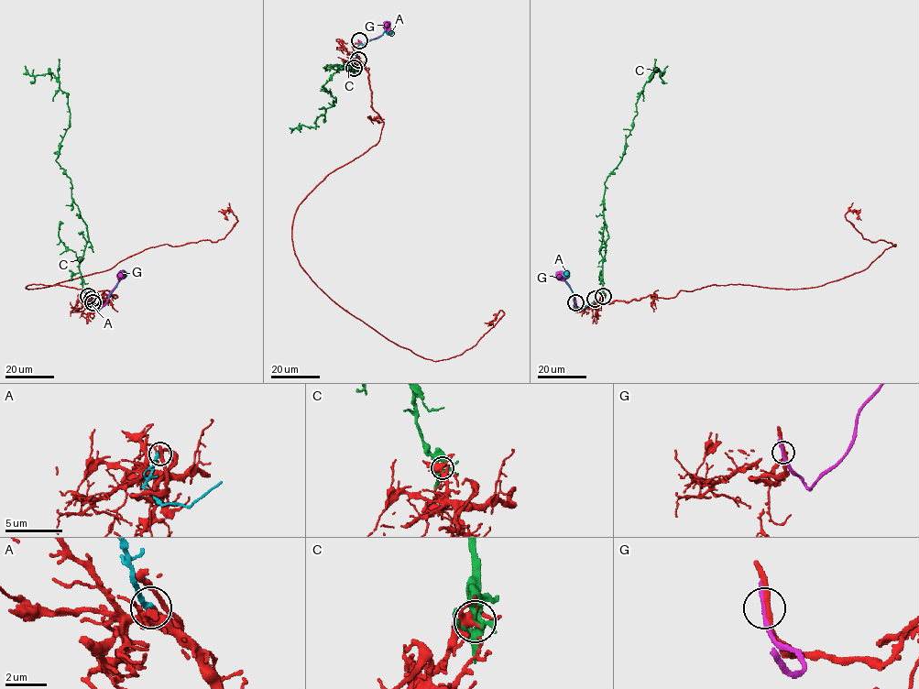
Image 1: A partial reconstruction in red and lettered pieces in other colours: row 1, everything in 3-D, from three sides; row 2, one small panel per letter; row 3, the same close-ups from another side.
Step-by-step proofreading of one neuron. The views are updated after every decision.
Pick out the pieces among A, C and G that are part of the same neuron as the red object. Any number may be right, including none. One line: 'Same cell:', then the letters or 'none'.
Same cell: none

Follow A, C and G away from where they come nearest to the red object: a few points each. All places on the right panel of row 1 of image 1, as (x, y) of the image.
A: (595, 300), (579, 310), (576, 308), (573, 292), (565, 281), (568, 269)
C: (602, 296), (608, 235), (604, 183), (621, 159), (639, 93), (650, 75), (660, 71), (661, 76), (668, 66)
G: (575, 302), (578, 310), (574, 302), (571, 288), (555, 272)

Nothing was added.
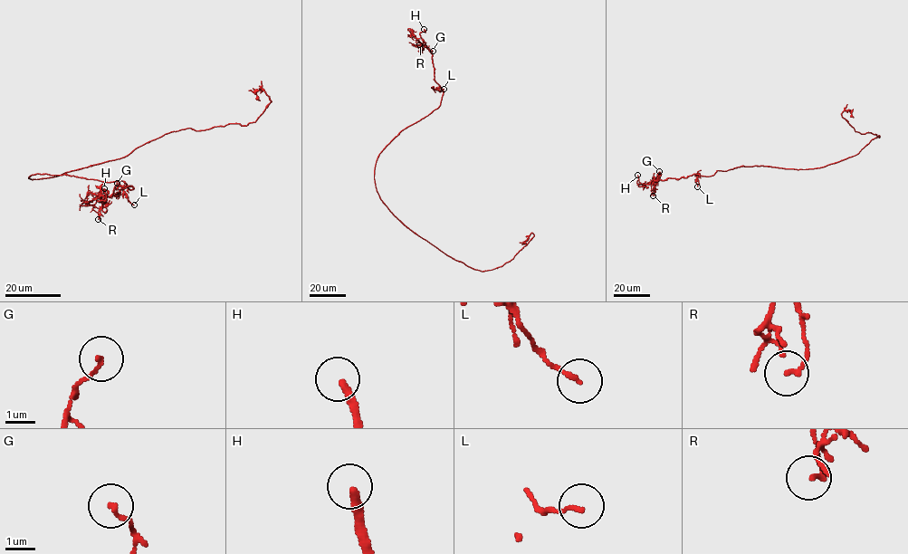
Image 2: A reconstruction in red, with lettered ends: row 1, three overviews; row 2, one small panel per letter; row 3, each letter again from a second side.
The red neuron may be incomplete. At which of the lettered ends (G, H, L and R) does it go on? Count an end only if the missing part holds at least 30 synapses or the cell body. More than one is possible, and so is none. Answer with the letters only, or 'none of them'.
H

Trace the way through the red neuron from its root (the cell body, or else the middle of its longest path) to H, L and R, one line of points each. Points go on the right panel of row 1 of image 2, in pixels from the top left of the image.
H: (809, 168), (740, 166), (718, 170), (709, 176), (692, 174), (653, 180), (649, 184), (640, 184), (637, 175)
L: (809, 168), (740, 166), (718, 170), (709, 176), (699, 174), (697, 186)
R: (809, 168), (740, 166), (718, 170), (709, 176), (692, 174), (679, 179), (667, 178), (654, 182), (653, 195)

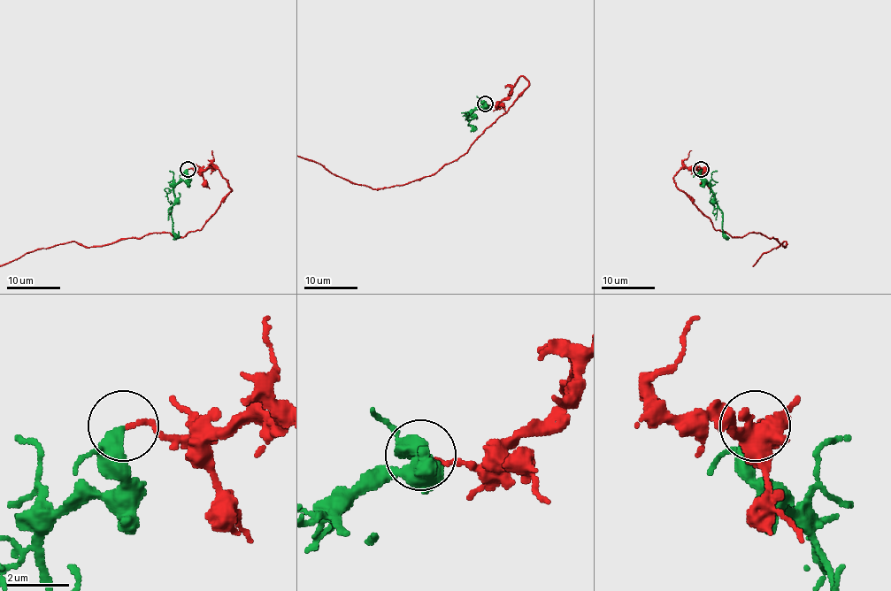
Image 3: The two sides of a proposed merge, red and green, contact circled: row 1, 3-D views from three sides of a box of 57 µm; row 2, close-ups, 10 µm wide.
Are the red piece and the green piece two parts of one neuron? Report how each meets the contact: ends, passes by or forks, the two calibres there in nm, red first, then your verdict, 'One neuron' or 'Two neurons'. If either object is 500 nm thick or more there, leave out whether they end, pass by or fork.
At the ring red ends. At the ring green passes by. Thickness 110 nm (red) against 280 nm. Two neurons

